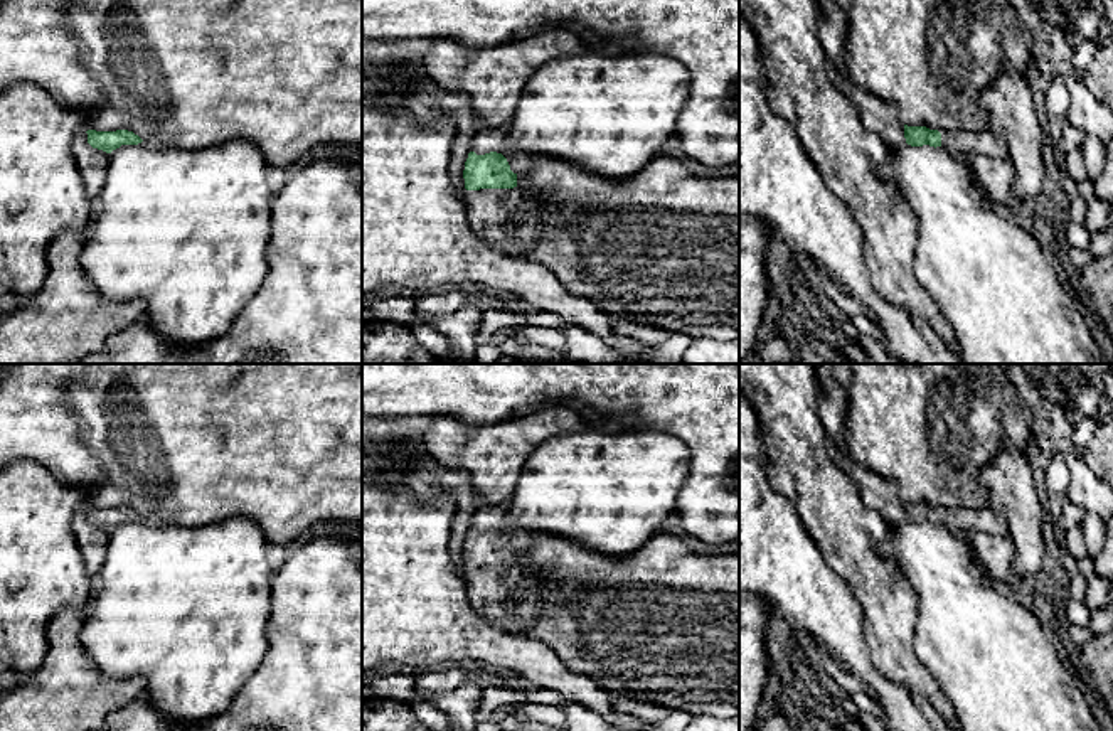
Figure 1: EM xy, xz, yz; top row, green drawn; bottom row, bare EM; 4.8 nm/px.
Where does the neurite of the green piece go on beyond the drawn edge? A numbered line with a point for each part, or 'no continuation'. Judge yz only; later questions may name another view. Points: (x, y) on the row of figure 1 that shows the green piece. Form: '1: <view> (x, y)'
1: yz (876, 115)
2: yz (985, 142)

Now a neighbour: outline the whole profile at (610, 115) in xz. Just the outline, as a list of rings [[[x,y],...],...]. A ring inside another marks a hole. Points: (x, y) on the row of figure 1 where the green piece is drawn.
[[[594,49],[539,67],[522,89],[503,152],[561,158],[610,180],[640,172],[677,131],[690,72],[657,51],[606,56]]]

